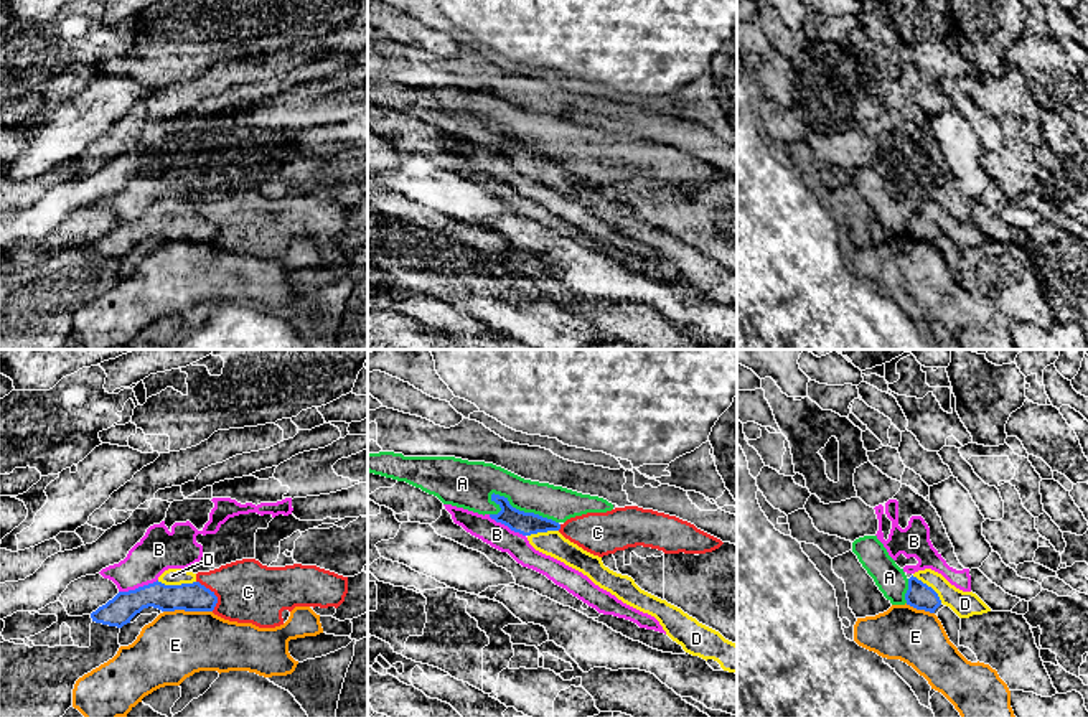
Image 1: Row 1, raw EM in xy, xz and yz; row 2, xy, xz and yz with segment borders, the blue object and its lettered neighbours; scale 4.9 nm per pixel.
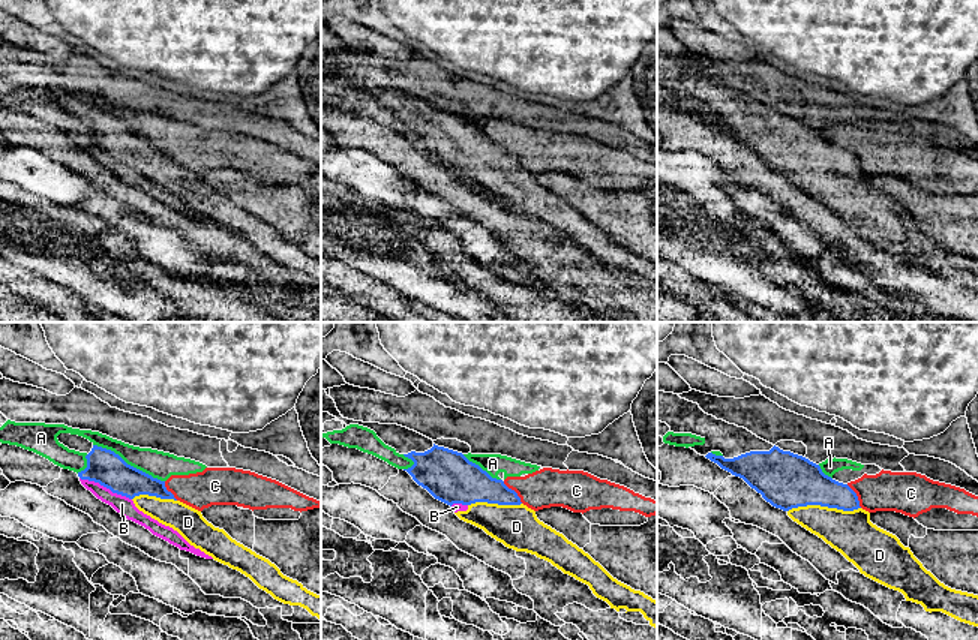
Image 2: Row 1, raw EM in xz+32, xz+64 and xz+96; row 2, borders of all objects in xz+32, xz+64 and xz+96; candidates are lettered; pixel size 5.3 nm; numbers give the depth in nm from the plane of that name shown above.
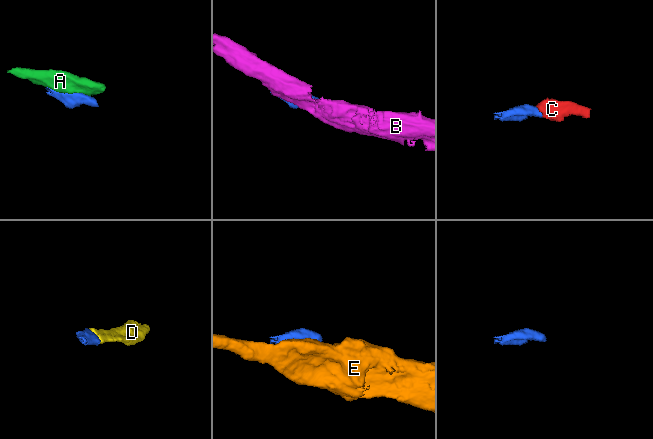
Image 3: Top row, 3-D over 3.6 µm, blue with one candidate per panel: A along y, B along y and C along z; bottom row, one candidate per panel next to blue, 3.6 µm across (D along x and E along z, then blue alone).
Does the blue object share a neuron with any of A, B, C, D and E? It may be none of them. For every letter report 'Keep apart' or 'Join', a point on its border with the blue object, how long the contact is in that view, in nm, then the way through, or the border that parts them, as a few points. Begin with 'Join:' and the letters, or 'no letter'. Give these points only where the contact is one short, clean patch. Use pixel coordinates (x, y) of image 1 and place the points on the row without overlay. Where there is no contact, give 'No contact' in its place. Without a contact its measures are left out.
Join: D
A: Keep apart. Touches blue at xz (523, 142). Shared border 360 nm
B: Keep apart. Touches blue at xy (139, 218). Shared border 200 nm. Boundary: xy (157, 210), (119, 223)
C: Keep apart. Touches blue at xy (213, 224). Shared border 170 nm. Boundary: xy (196, 211), (216, 228), (213, 241)
D: Join. Touches blue at xy (177, 216). Shared border 190 nm. Path across: xy (192, 228), (177, 216), (172, 206)
E: Keep apart. Touches blue at xy (187, 241). Shared border 240 nm

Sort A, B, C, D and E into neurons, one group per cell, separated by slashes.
A C / B / D / E

